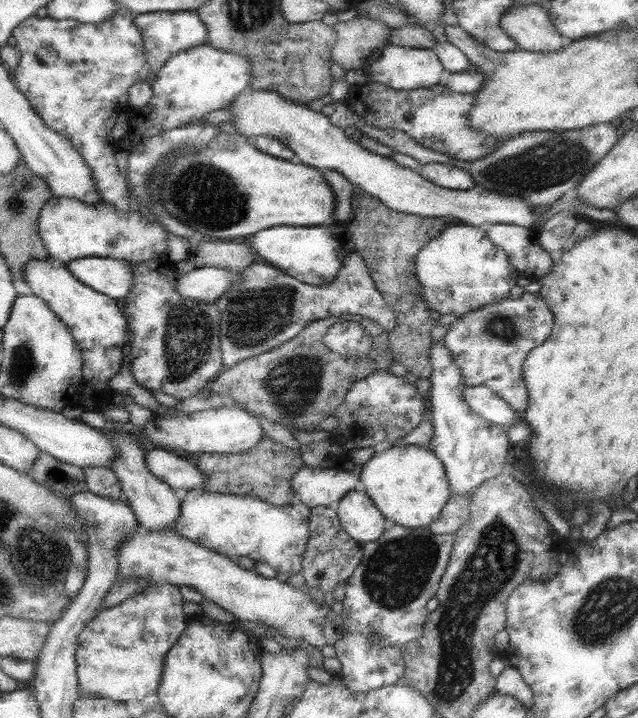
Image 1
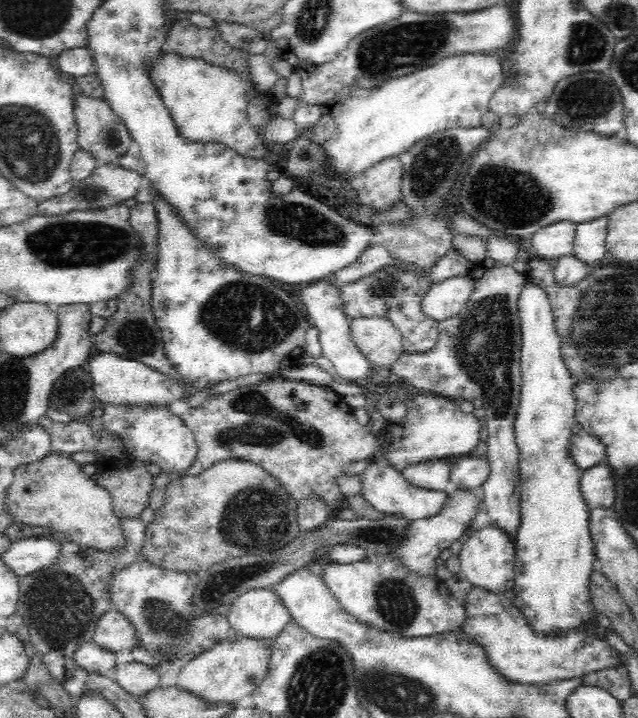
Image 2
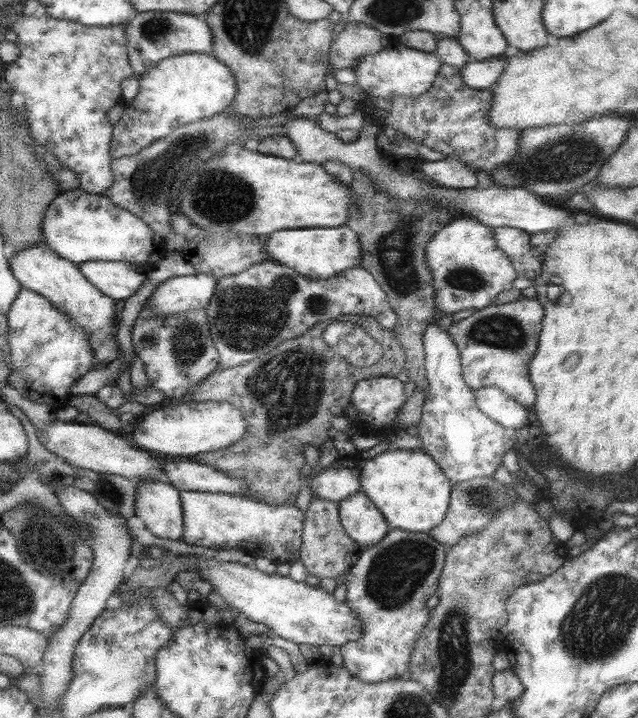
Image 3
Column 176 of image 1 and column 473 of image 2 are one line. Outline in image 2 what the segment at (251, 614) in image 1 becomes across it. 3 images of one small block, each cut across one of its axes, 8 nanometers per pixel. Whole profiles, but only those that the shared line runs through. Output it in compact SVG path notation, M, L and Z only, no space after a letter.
M488 525L469 536L459 553L460 570L458 574L465 582L494 594L514 588L514 565L516 548L514 542L495 526Z

